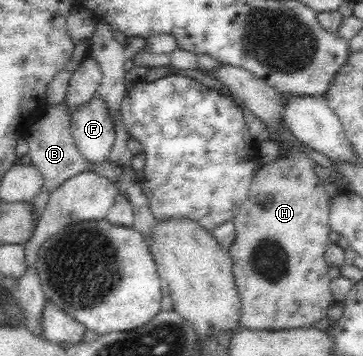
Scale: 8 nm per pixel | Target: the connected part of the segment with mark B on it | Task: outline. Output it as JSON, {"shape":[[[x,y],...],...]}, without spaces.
{"shape":[[[67,102],[45,106],[43,113],[31,123],[28,129],[28,135],[25,138],[29,146],[28,153],[31,156],[32,164],[43,174],[43,187],[41,187],[39,193],[37,193],[32,201],[33,214],[35,214],[37,221],[46,208],[49,194],[66,179],[78,173],[83,173],[83,171],[92,171],[109,178],[109,180],[116,184],[118,177],[121,175],[123,165],[120,165],[120,163],[111,163],[108,160],[103,160],[100,163],[93,164],[93,162],[83,158],[79,148],[75,146],[71,131]]]}

